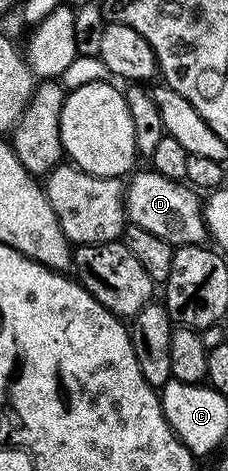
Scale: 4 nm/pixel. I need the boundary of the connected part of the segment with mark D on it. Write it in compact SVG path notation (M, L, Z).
M152 169L135 170L129 176L126 188L126 217L133 226L148 229L175 247L187 247L193 243L202 245L207 242L206 216L204 203L199 192L185 182L168 177L160 177Z

